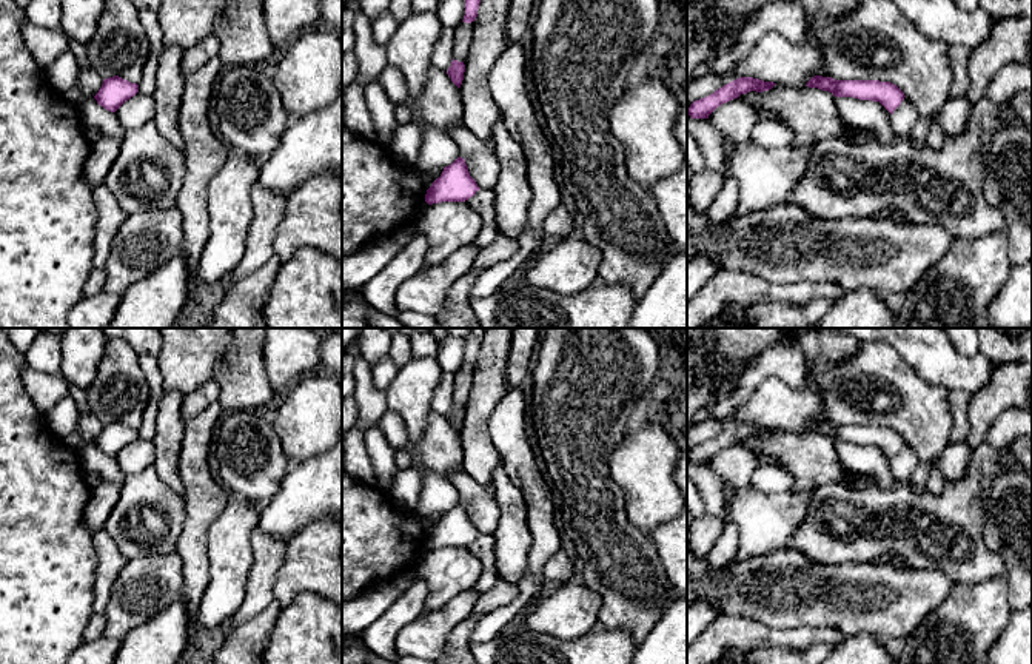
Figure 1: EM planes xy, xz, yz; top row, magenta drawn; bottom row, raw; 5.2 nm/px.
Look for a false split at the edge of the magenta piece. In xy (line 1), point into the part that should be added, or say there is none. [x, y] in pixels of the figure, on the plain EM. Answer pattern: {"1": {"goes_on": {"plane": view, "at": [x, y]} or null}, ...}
{"1": {"goes_on": null}}

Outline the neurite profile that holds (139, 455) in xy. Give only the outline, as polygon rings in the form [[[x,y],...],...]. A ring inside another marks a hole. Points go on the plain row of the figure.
[[[137,438],[116,456],[116,461],[122,475],[128,478],[154,465],[156,448],[151,441]]]

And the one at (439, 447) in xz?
[[[434,411],[428,414],[419,439],[408,439],[404,447],[414,461],[427,465],[431,471],[445,478],[462,470],[464,453],[461,434],[445,416]]]

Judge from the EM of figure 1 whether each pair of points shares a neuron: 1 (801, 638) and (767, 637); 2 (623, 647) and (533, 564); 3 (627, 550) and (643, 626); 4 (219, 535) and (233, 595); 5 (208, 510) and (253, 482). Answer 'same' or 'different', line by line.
1: same
2: different
3: same
4: same
5: different

